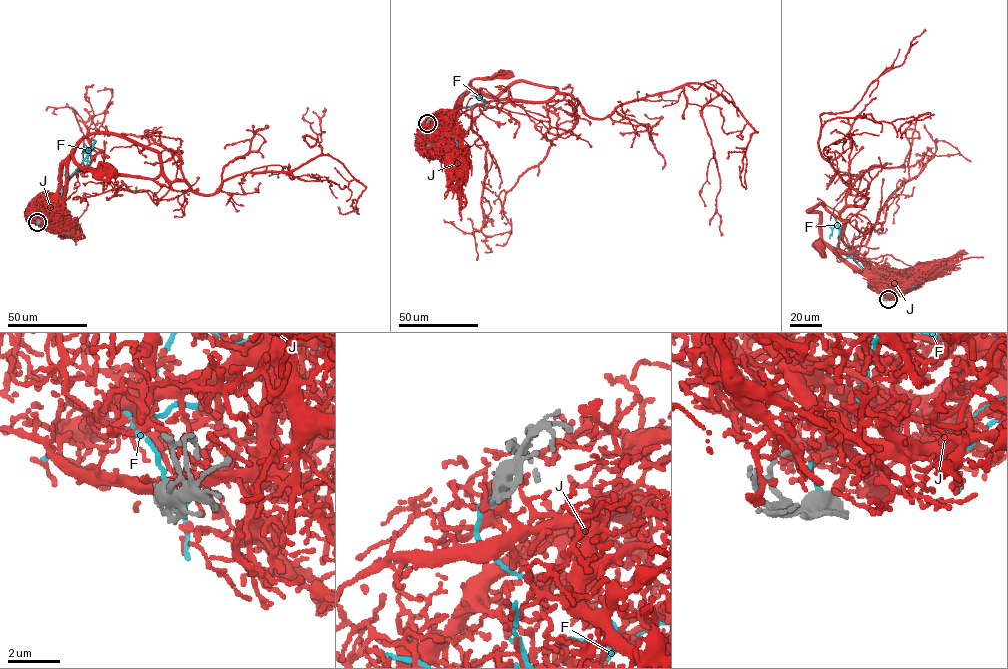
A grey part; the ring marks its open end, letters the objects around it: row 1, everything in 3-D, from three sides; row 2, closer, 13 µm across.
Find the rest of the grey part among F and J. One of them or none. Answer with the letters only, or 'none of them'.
J

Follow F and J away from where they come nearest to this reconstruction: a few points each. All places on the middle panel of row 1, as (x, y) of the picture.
F: (427, 122), (427, 127), (437, 131), (458, 109), (477, 104), (487, 106), (480, 94)
J: (426, 123), (444, 122), (452, 117), (458, 97), (470, 86), (470, 81), (502, 75)

